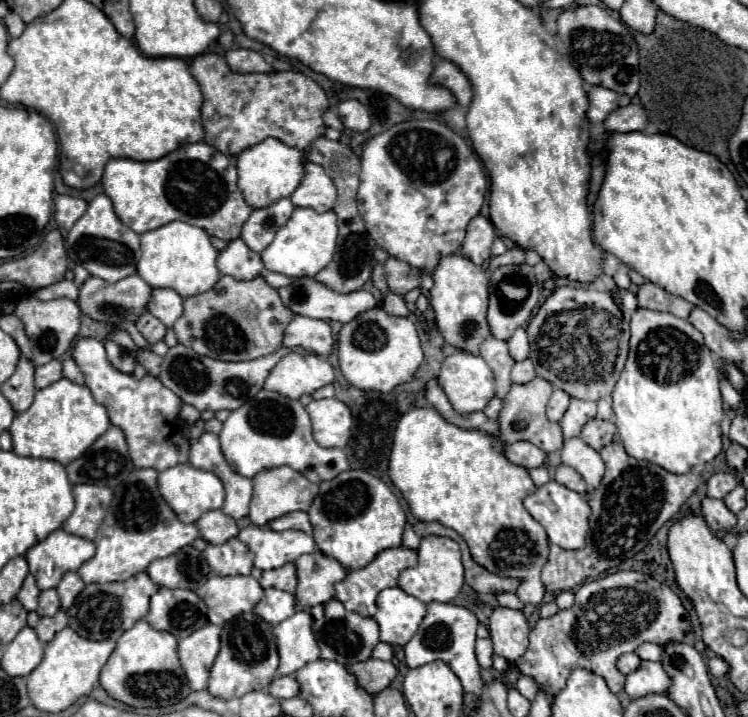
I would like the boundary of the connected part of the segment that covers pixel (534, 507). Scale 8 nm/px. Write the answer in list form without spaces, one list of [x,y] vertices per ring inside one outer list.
[[[551,480],[551,482],[539,486],[537,492],[529,494],[523,504],[525,504],[527,512],[545,528],[545,532],[553,544],[557,544],[565,550],[585,548],[585,540],[589,534],[589,512],[591,512],[585,496]]]

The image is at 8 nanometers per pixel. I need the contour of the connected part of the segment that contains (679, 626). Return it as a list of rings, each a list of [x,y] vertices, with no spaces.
[[[619,570],[607,574],[605,578],[595,578],[579,586],[579,590],[575,592],[573,608],[559,610],[551,618],[539,618],[529,634],[529,648],[521,656],[521,660],[517,660],[515,666],[519,674],[531,676],[537,682],[539,690],[551,698],[557,696],[561,688],[565,688],[565,680],[569,678],[569,672],[573,672],[575,668],[591,670],[607,682],[613,694],[619,694],[625,686],[625,674],[617,670],[617,658],[621,654],[635,652],[643,642],[653,642],[661,646],[669,642],[681,642],[687,632],[691,632],[691,618],[683,608],[679,596],[667,584],[635,570]]]

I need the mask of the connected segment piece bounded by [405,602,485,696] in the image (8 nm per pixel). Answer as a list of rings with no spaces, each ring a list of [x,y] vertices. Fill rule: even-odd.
[[[429,602],[427,614],[417,630],[417,634],[407,642],[405,646],[405,664],[409,668],[419,668],[423,664],[443,660],[461,680],[465,694],[481,696],[481,688],[485,686],[481,678],[481,668],[475,658],[475,630],[477,630],[477,616],[455,604],[443,604],[443,602]]]

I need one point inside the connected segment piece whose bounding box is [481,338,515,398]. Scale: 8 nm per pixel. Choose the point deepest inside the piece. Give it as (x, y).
(494, 352)

